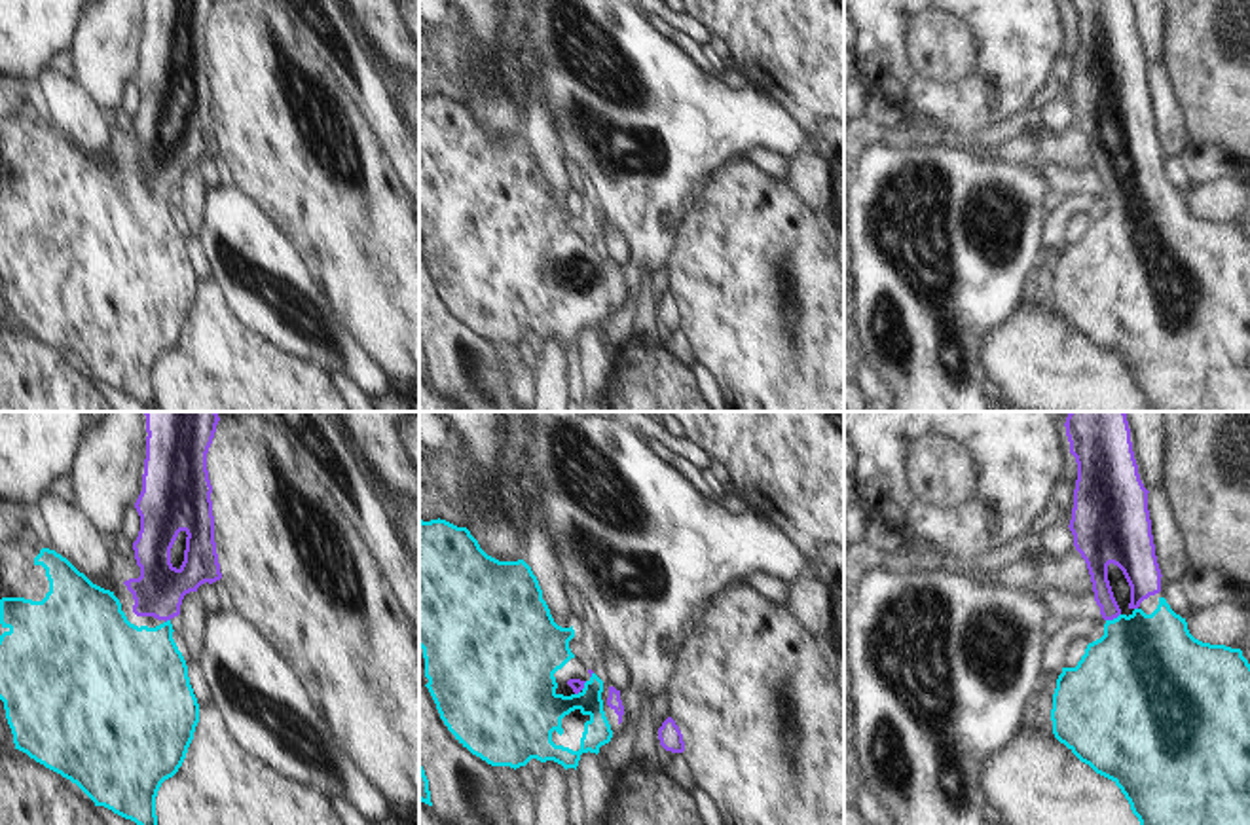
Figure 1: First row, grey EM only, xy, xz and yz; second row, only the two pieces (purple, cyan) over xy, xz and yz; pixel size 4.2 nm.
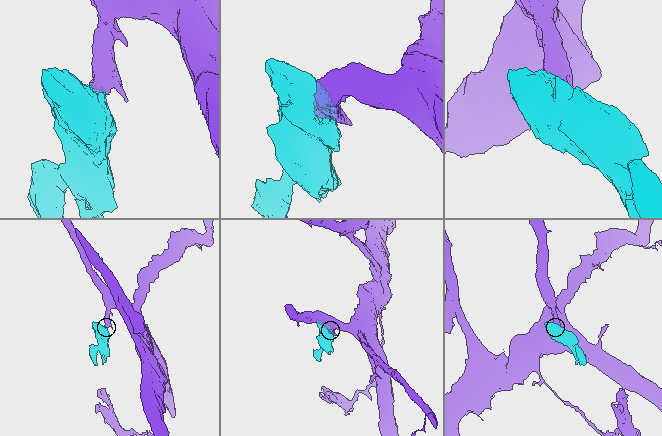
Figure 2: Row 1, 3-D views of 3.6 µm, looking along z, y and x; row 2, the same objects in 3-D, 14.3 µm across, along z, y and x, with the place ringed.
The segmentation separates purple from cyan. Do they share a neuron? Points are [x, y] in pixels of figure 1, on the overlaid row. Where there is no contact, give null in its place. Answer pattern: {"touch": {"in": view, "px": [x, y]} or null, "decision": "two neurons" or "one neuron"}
{"touch": {"in": "yz", "px": [1112, 619]}, "decision": "one neuron"}

